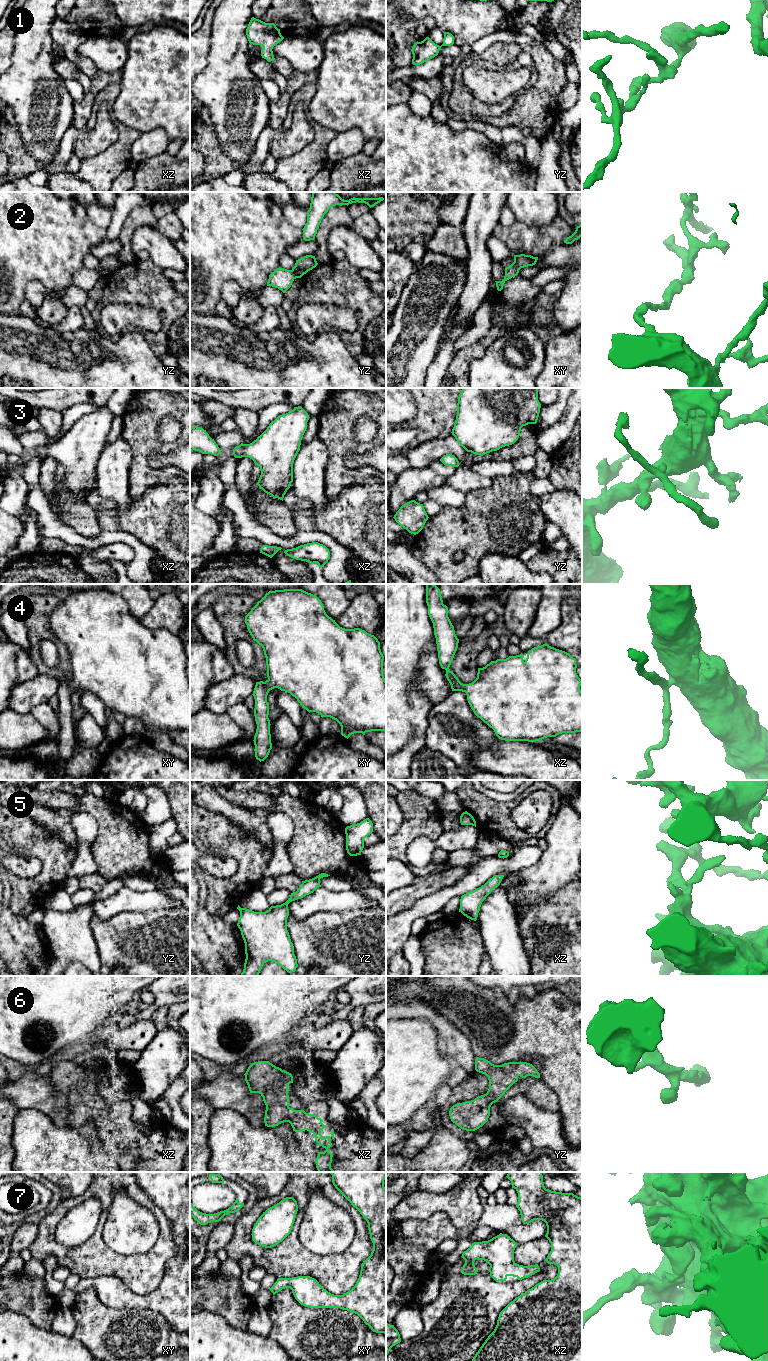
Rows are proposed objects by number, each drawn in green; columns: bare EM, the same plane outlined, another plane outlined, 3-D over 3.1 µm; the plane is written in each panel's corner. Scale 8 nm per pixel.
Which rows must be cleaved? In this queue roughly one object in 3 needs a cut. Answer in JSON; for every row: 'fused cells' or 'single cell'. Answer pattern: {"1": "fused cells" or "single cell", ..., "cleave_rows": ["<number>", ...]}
{"1": "single cell", "2": "single cell", "3": "single cell", "4": "single cell", "5": "single cell", "6": "single cell", "7": "single cell", "cleave_rows": []}

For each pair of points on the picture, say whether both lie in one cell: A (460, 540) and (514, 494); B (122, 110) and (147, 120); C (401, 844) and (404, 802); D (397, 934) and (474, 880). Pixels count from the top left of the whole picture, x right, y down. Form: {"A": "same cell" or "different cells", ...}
{"A": "same cell", "B": "same cell", "C": "same cell", "D": "same cell"}

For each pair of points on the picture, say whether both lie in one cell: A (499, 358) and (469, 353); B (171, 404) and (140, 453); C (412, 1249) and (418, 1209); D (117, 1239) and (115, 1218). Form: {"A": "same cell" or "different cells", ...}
{"A": "different cells", "B": "same cell", "C": "different cells", "D": "same cell"}

